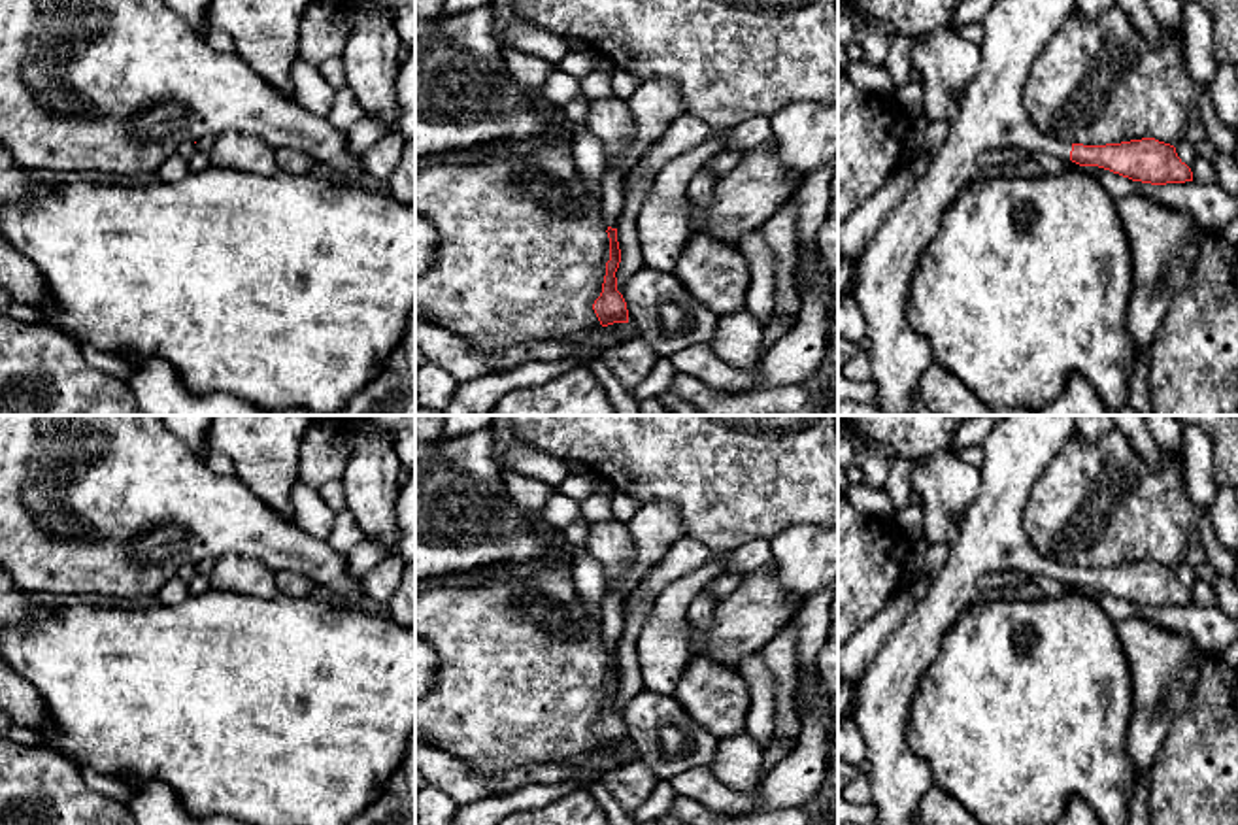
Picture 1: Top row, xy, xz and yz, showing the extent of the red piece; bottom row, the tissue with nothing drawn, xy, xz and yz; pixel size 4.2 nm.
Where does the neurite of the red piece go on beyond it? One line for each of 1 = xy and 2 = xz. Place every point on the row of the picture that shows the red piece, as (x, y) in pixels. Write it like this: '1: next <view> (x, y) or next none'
1: next none
2: next none

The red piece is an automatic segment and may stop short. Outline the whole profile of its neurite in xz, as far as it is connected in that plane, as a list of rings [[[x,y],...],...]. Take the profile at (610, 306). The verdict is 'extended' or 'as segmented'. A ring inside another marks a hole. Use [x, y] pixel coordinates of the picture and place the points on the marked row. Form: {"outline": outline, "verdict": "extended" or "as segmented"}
{"outline": [[[608,227],[606,232],[610,238],[610,261],[606,262],[602,293],[593,304],[593,310],[602,327],[608,327],[613,323],[628,323],[627,302],[625,302],[623,295],[617,291],[617,278],[615,278],[615,272],[621,262],[617,228]]], "verdict": "as segmented"}

